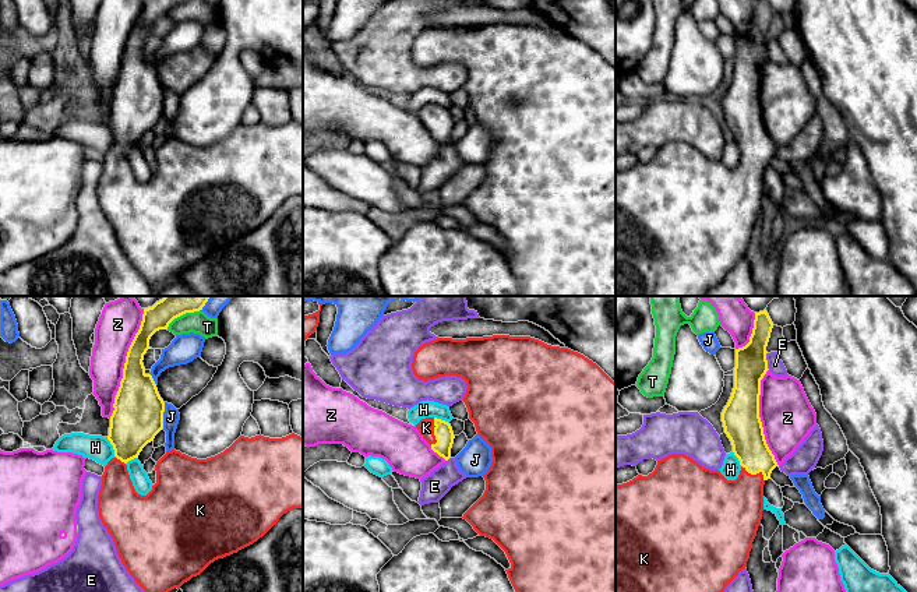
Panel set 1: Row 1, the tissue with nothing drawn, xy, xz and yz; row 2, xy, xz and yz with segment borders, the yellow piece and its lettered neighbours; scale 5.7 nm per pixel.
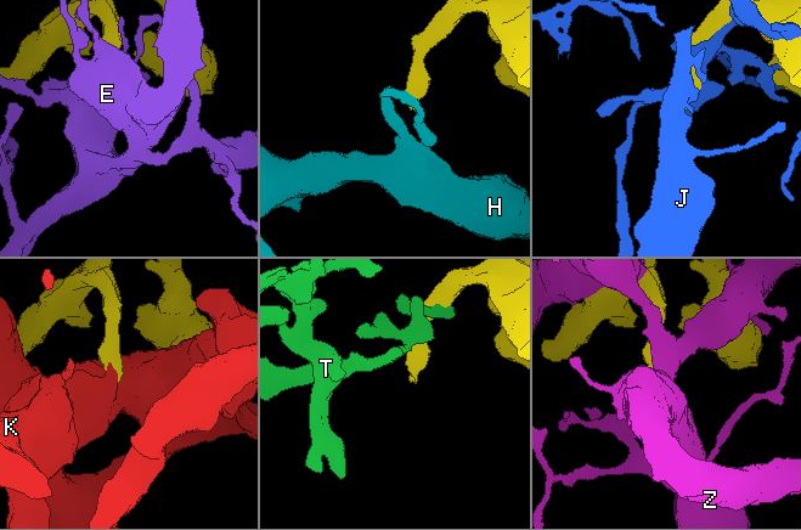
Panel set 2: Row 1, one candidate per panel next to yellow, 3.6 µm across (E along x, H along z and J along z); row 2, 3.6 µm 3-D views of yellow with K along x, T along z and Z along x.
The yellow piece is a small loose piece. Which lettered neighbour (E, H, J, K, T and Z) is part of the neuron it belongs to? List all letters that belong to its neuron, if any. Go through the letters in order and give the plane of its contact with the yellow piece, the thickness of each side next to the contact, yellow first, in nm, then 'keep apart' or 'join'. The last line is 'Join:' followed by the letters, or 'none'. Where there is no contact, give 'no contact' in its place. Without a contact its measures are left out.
E: meets yellow in yz; 190 nm thick on the yellow side, 90 nm on the other; keep apart
H: meets yellow in xy; 280 nm thick on the yellow side, 140 nm on the other; keep apart
J: meets yellow in xy; 280 nm thick on the yellow side, 100 nm on the other; keep apart
K: meets yellow in xz; 110 nm thick on the yellow side, 100 nm on the other; join
T: meets yellow in xy; 120 nm thick on the yellow side, 130 nm on the other; keep apart
Z: meets yellow in yz; 220 nm thick on the yellow side, 300 nm on the other; keep apart
Join: K

